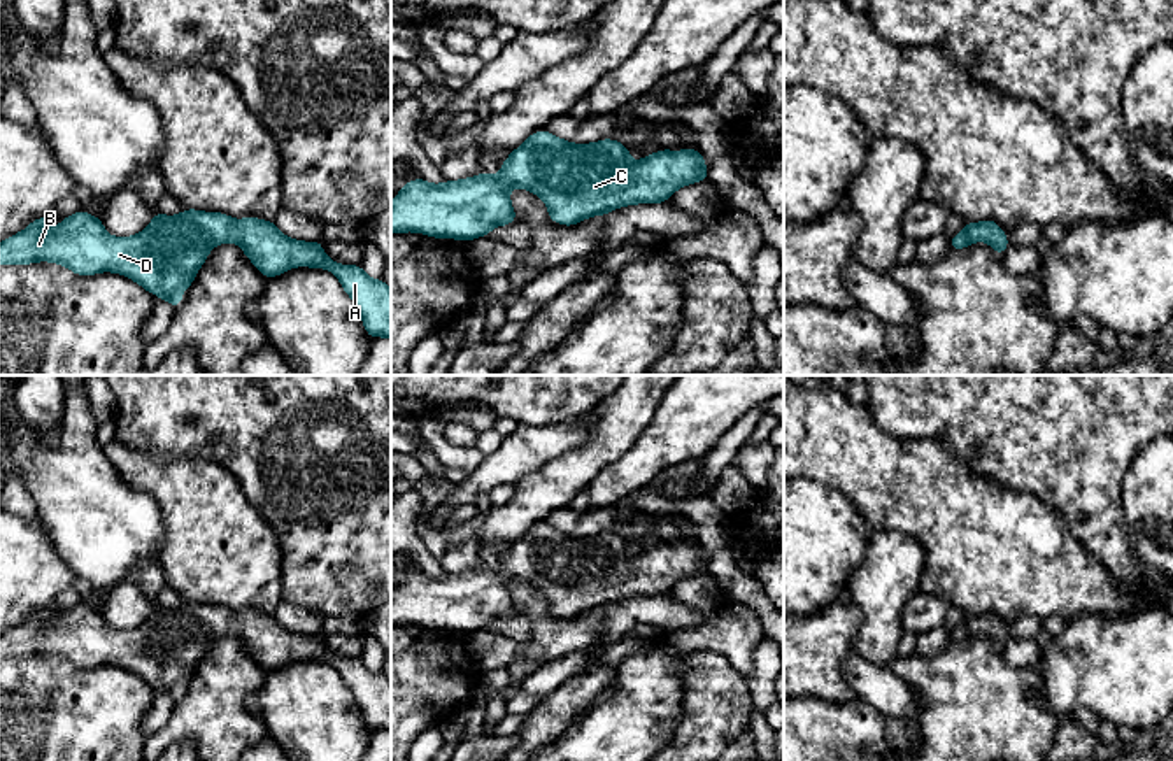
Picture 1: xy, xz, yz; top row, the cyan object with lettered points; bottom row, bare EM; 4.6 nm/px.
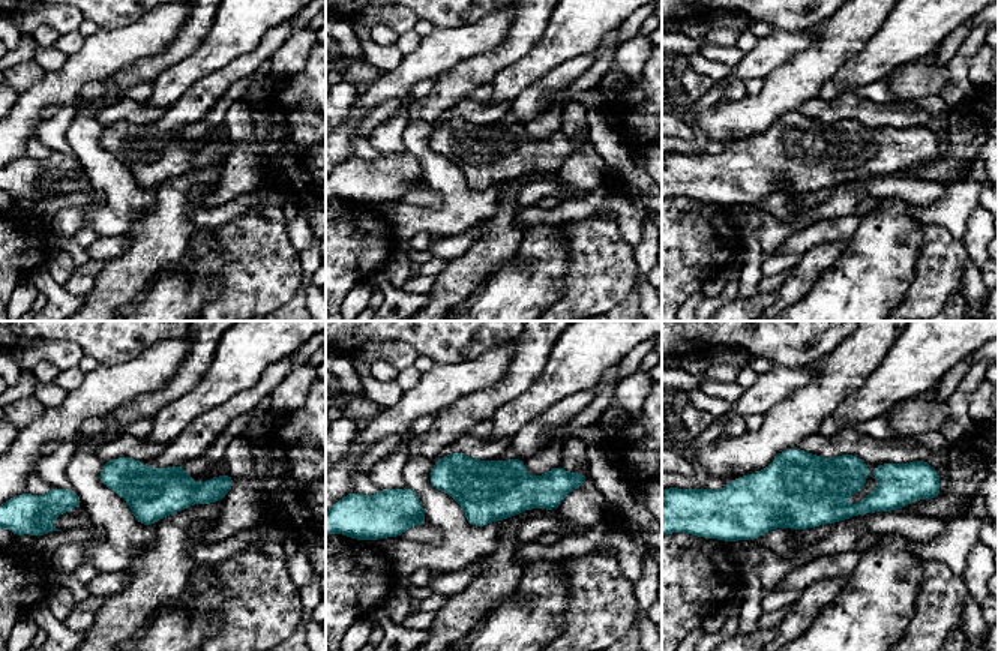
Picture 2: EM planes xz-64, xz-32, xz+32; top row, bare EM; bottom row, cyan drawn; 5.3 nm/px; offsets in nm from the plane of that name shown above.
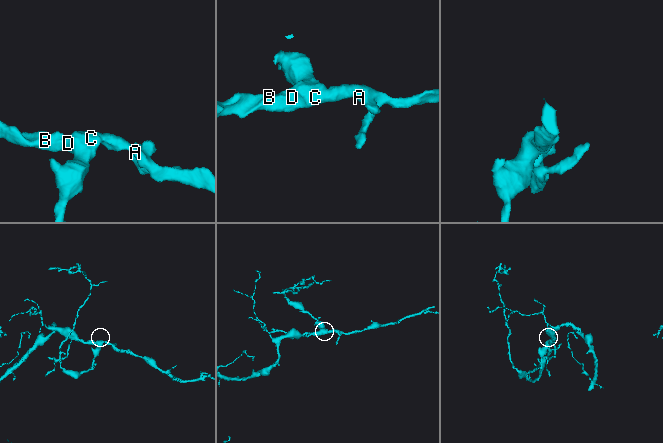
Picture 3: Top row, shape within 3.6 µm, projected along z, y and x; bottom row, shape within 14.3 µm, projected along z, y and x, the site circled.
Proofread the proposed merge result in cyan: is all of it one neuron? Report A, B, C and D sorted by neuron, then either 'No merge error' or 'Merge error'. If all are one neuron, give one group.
Groups: A B C D. No merge error

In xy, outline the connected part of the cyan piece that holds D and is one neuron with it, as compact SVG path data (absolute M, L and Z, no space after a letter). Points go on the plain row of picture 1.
M81 601L56 619L51 617L49 608L37 610L23 624L0 635L0 658L51 654L70 661L75 668L114 665L130 670L146 684L156 686L156 693L167 693L177 701L182 696L181 686L193 677L210 642L223 635L240 638L247 652L267 672L295 659L331 663L354 694L370 731L386 729L391 733L391 682L384 672L370 672L359 658L338 658L324 647L321 633L302 635L289 631L277 622L274 614L258 610L237 614L228 607L195 601L186 601L177 608L154 605L153 614L140 626L133 629L112 629L105 624L100 610L93 610Z

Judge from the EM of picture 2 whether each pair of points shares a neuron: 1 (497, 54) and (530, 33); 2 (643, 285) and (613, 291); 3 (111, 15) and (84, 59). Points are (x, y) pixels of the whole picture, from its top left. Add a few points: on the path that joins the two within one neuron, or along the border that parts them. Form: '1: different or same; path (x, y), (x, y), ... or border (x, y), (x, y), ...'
1: same; path (505, 53), (523, 36)
2: different; border (640, 275), (634, 288)
3: different; border (138, 18), (120, 27), (99, 29)

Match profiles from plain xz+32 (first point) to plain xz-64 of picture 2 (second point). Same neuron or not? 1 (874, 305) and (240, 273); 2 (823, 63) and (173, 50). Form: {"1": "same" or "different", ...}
{"1": "different", "2": "same"}

